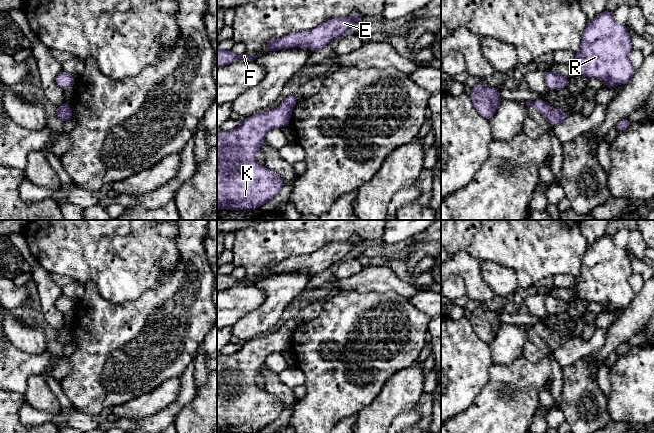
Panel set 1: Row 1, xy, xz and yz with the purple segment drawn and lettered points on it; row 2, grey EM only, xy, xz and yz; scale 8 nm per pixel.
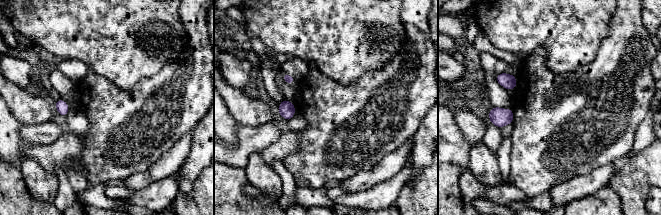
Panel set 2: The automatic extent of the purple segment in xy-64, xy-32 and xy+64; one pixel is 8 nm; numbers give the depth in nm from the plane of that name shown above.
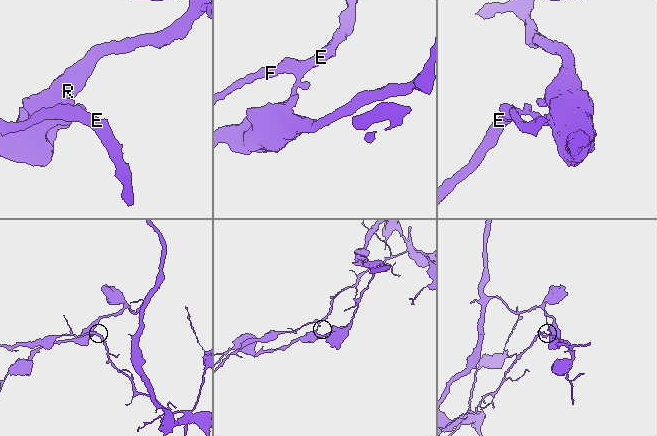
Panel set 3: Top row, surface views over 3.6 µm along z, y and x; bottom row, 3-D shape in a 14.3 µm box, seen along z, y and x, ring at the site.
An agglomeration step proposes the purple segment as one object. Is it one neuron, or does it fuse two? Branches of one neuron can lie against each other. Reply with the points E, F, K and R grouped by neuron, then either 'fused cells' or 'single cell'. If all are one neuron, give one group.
groups E F / K R; fused cells

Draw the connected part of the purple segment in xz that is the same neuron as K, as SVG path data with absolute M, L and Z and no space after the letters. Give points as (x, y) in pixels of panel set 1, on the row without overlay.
M281 325L275 333L242 343L240 349L230 355L217 356L217 433L260 432L279 417L284 410L282 402L260 389L256 377L261 374L269 354L290 346L293 332Z

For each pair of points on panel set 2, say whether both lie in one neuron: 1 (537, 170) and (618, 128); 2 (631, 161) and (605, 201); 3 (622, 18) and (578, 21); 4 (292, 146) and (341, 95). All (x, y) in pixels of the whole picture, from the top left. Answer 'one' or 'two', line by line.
1: one
2: two
3: two
4: two

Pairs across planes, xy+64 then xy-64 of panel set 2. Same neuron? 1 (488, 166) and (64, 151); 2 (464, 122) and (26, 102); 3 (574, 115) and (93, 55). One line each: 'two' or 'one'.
1: two
2: one
3: two

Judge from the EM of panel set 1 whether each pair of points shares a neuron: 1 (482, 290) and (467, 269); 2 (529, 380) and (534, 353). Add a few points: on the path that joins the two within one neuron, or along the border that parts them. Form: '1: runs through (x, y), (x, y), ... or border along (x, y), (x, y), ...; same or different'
1: runs through (477, 285), (473, 281), (471, 274); same
2: border along (523, 355), (532, 362), (539, 362), (544, 357); different

